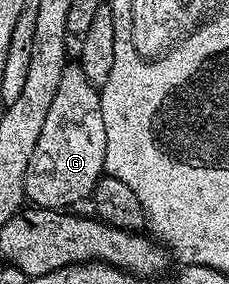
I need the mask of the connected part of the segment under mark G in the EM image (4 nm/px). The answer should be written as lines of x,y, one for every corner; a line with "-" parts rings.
78,64
65,65
58,92
46,120
38,144
30,156
24,177
24,196
33,207
41,210
67,211
75,202
91,199
96,181
105,173
106,124
102,124
100,91
82,72

